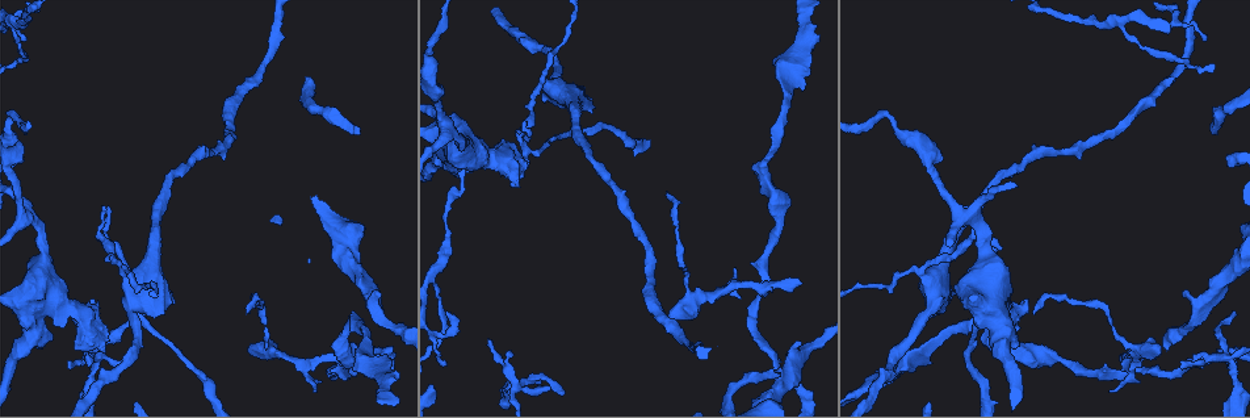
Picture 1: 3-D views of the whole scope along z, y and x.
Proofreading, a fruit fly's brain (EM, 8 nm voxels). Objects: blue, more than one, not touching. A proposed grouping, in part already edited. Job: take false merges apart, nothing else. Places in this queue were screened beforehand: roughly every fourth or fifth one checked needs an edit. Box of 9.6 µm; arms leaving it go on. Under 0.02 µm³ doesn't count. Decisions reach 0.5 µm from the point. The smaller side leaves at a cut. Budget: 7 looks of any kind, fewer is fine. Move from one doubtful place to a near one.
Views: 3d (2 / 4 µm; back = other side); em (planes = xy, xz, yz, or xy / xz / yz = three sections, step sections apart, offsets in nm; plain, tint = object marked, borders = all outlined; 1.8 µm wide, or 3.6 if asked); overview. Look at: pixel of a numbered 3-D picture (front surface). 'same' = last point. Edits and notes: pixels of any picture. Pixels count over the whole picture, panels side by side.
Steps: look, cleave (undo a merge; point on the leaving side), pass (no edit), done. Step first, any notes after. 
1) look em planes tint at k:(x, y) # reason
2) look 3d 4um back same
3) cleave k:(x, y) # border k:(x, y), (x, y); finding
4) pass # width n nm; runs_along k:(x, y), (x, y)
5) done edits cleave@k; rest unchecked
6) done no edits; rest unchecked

look em 3.6um planes borders at 1:(451, 131) # four-way junction

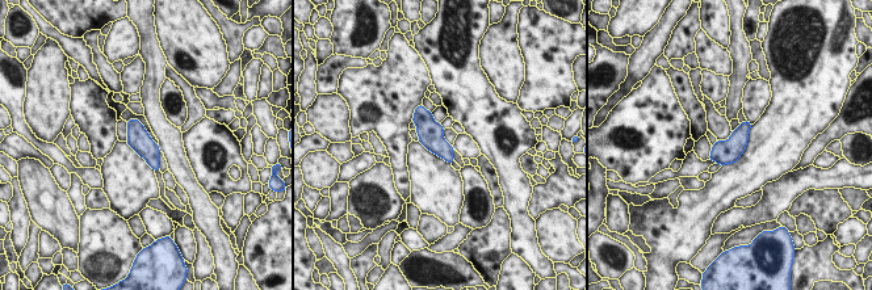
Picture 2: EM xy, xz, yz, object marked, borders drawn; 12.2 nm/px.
pass # continuous, no second cell

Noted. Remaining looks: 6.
look em xz step 8 tint at 1:(80, 320) # branch point

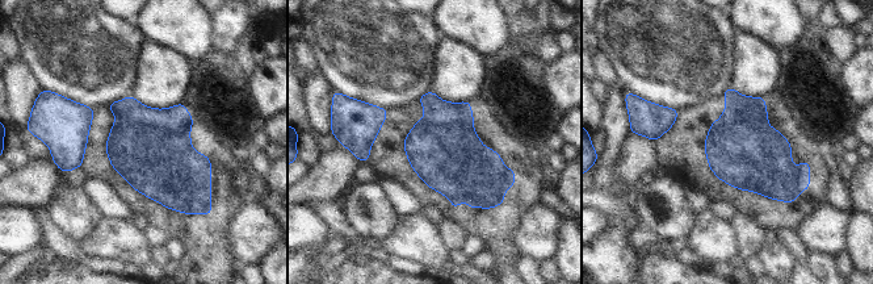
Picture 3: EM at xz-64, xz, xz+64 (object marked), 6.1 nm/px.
look em planes borders same # cut it another way

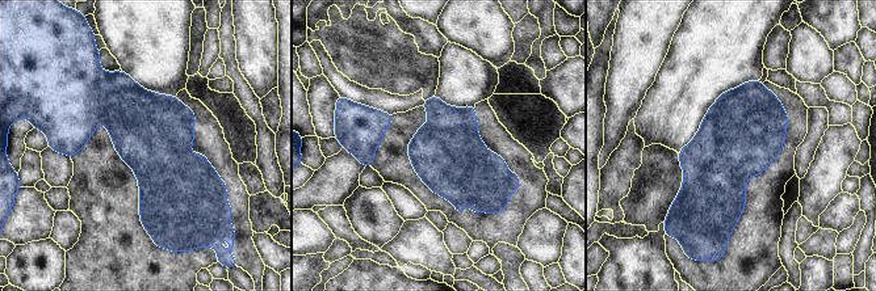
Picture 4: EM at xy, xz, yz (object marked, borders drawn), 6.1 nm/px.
cleave 4:(133, 116) # border 4:(99, 71), (100, 119); a second cell is stuck on

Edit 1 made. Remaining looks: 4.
look overview # see it whole again

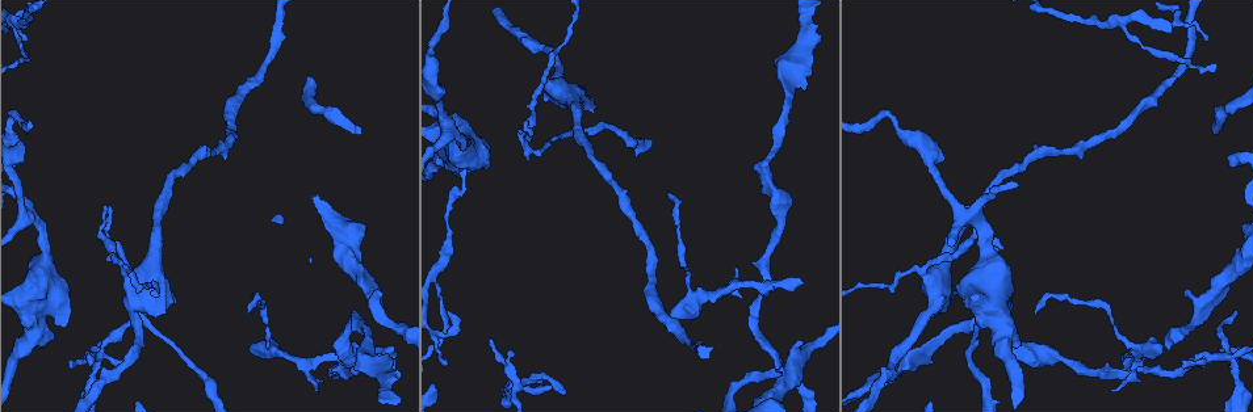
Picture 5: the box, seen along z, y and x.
look em planes tint at 5:(1242, 393) # thick turns thin

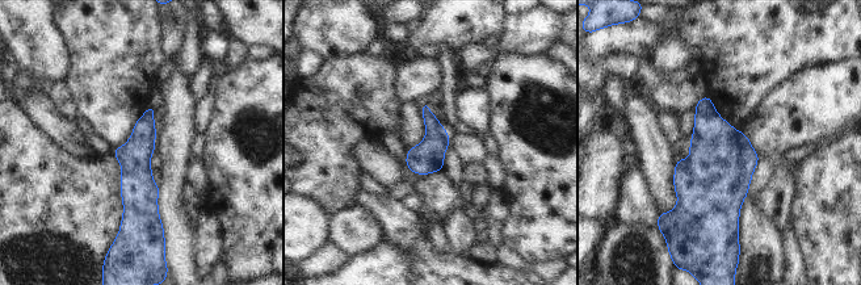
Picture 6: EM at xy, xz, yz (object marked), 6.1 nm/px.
pass # runs_along 6:(151, 110), (137, 151), (130, 225); all the same cell

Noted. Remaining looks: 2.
done edits cleave@4; rest unchecked

